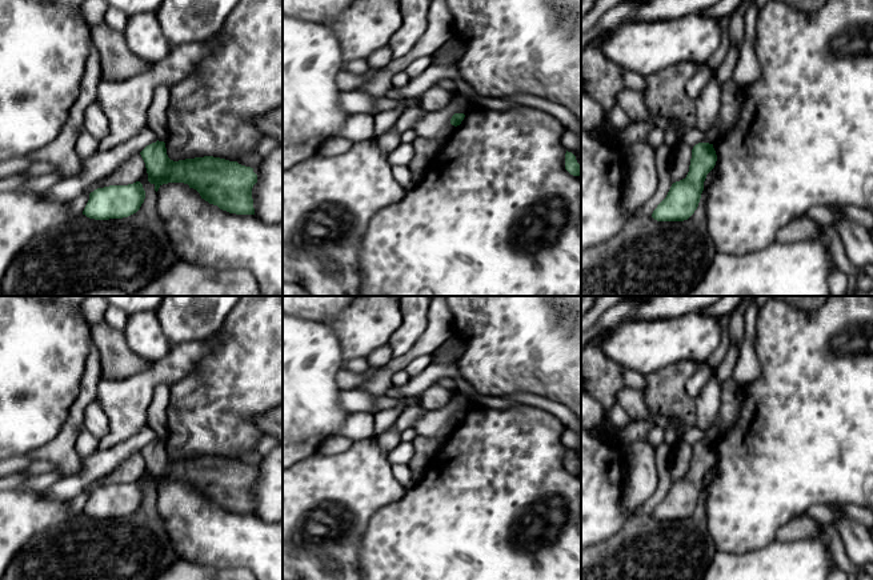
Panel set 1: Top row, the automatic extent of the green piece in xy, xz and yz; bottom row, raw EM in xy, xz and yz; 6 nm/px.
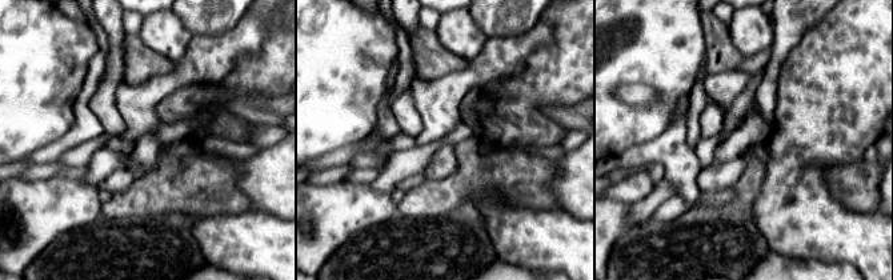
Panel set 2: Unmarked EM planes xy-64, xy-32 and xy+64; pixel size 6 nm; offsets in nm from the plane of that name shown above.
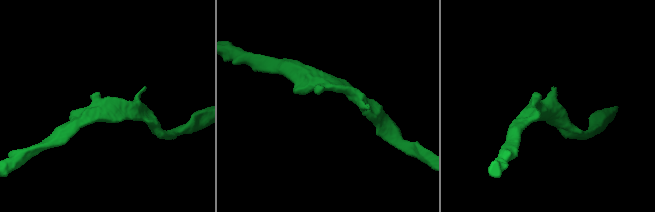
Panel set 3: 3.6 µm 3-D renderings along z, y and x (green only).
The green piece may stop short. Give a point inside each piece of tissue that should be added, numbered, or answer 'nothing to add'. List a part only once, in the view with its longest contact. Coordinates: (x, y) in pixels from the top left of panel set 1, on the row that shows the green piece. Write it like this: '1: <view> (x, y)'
nothing to add

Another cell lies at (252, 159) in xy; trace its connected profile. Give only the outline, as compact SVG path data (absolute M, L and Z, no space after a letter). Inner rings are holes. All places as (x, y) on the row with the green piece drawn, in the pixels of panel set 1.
M255 151L251 153L244 153L239 157L237 163L245 167L256 167L260 164L260 161L263 160L263 156L260 156L259 153L256 153Z

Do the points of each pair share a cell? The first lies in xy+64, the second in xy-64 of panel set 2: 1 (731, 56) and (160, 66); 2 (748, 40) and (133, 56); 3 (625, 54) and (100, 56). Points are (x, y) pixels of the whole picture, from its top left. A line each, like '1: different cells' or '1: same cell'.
1: same cell
2: different cells
3: different cells

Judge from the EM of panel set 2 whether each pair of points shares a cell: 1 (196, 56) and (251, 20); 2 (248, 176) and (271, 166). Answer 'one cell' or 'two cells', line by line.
1: one cell
2: one cell

